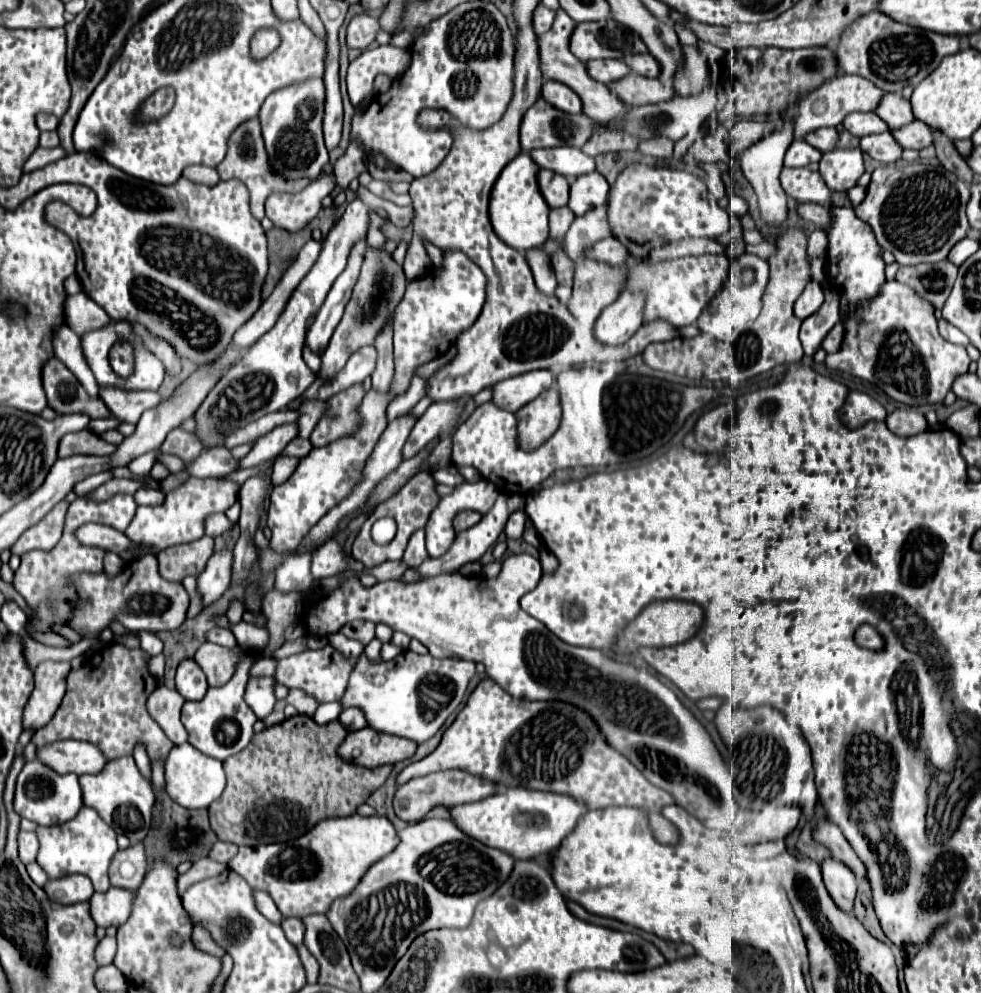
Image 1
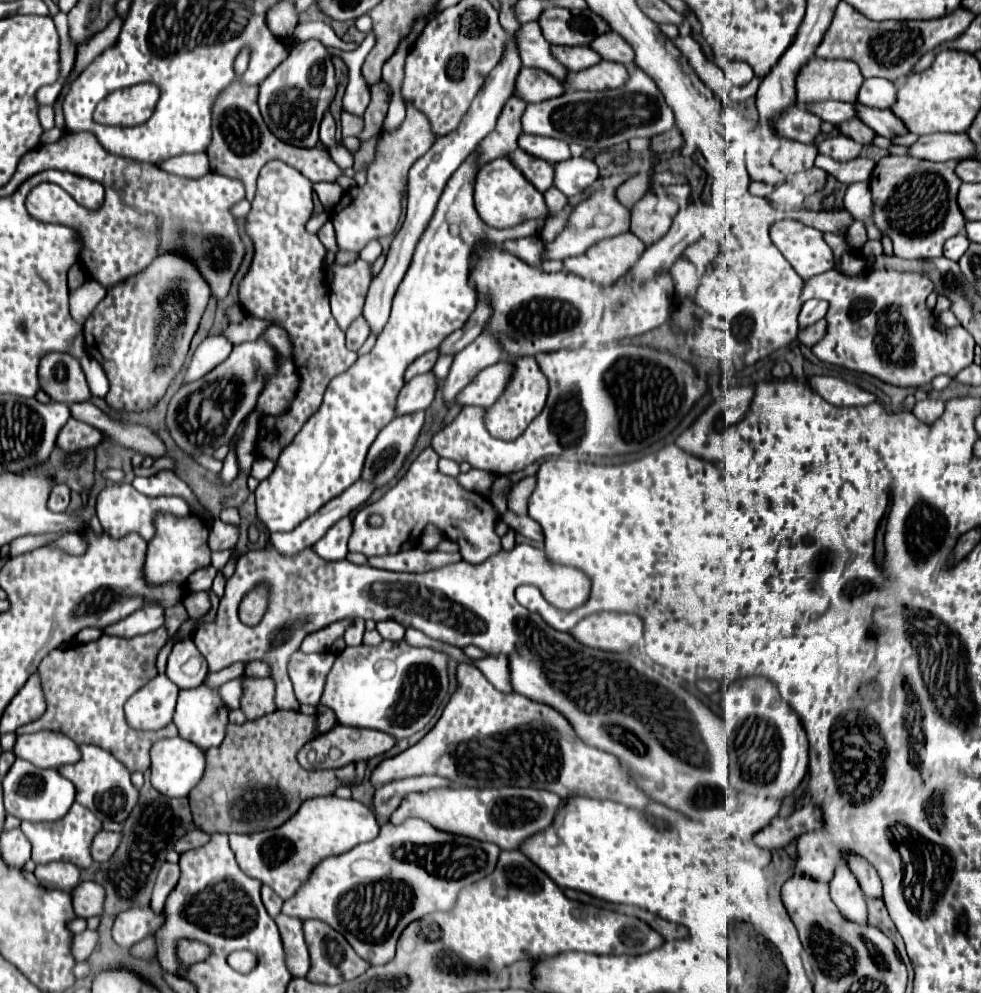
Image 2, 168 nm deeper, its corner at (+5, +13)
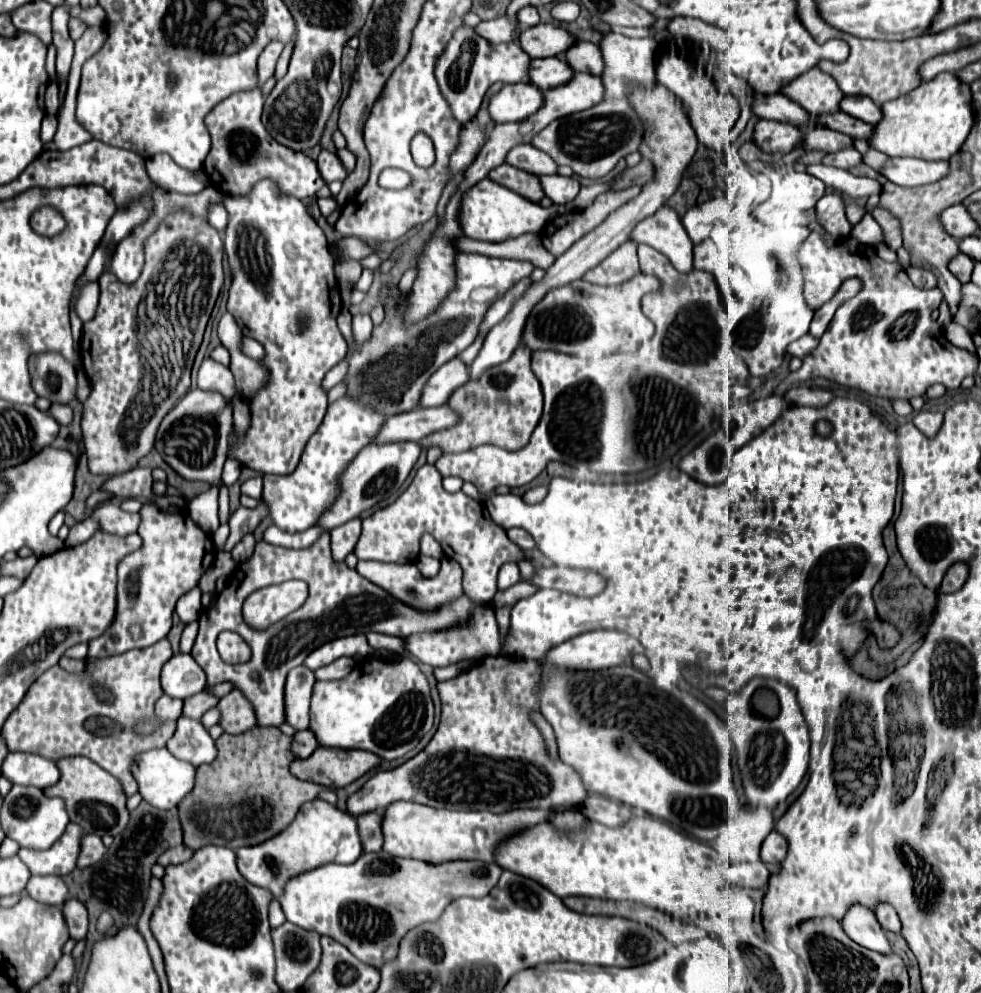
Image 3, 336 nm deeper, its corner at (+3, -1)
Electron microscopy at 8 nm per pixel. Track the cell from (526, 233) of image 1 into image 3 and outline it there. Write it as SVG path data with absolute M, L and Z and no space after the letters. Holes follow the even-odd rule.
M484 178L474 188L470 188L470 194L464 196L460 220L464 234L468 238L486 242L504 242L508 238L516 238L528 232L540 232L550 220L554 220L560 214L564 214L564 206L554 204L552 208L542 208L540 204L518 196L510 188L504 188L498 182Z

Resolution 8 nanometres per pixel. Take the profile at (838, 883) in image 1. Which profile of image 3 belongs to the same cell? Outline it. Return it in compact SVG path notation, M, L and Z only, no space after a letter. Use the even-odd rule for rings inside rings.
M852 904L842 918L842 928L848 934L850 940L856 944L880 952L880 954L890 954L890 944L886 940L886 934L882 926L878 924L874 912L862 904Z

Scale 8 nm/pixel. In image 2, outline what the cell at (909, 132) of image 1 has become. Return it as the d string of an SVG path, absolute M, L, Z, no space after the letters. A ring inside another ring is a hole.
M858 102L854 106L856 106L856 118L860 118L878 136L894 138L894 136L902 136L908 132L906 126L898 118L894 118L894 114L890 110L878 110L878 108L862 106Z

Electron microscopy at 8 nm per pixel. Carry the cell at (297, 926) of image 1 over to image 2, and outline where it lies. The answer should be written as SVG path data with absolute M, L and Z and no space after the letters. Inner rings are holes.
M410 818L400 826L392 826L388 822L386 826L382 826L380 834L374 840L348 850L348 854L344 852L340 856L324 858L312 870L306 882L296 890L296 894L284 902L282 912L302 920L318 918L328 922L336 932L340 932L350 942L350 946L356 950L360 958L368 960L372 966L386 964L394 958L396 940L410 922L420 920L422 916L438 910L450 910L456 902L458 890L492 874L498 862L498 854L500 848L496 844L490 842L484 844L472 838L432 830L432 826L428 826L428 822L420 818ZM396 848L406 850L402 860L394 858Z

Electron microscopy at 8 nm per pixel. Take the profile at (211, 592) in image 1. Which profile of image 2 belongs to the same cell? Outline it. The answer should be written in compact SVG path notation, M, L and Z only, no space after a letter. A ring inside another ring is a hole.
M214 520L210 524L210 548L212 550L230 550L238 542L238 528L234 524L224 524L222 520Z

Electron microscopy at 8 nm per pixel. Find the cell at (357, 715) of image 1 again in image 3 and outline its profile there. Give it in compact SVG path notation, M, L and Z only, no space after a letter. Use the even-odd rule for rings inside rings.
M310 730L296 732L294 742L292 742L292 752L296 754L296 758L308 758L316 748L318 748L318 740L316 740L314 732L310 732Z

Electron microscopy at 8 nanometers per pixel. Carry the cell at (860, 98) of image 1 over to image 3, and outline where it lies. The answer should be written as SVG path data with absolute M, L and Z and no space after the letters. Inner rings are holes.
M812 68L806 74L798 76L780 92L786 94L790 100L796 100L804 110L810 110L818 116L838 112L844 98L836 80L818 68Z

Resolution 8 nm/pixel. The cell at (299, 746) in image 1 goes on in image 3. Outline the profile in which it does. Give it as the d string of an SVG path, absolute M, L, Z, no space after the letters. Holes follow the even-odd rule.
M256 726L238 736L222 734L216 740L218 758L212 764L198 766L196 786L186 796L186 800L182 800L182 804L178 806L182 830L184 830L184 844L192 850L198 850L208 844L226 846L230 850L262 844L262 842L278 836L280 832L284 832L290 826L290 822L294 820L294 816L298 814L302 804L316 800L318 794L324 790L334 790L334 788L326 788L320 784L302 782L288 772L290 764L296 760L294 752L290 750L290 744L292 744L292 736L286 736L278 728Z

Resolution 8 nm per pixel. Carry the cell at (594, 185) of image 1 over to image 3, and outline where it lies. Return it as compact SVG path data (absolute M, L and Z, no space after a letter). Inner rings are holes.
M540 176L544 194L554 202L554 204L568 204L572 202L578 192L580 192L580 182L576 178L568 178L568 176Z

